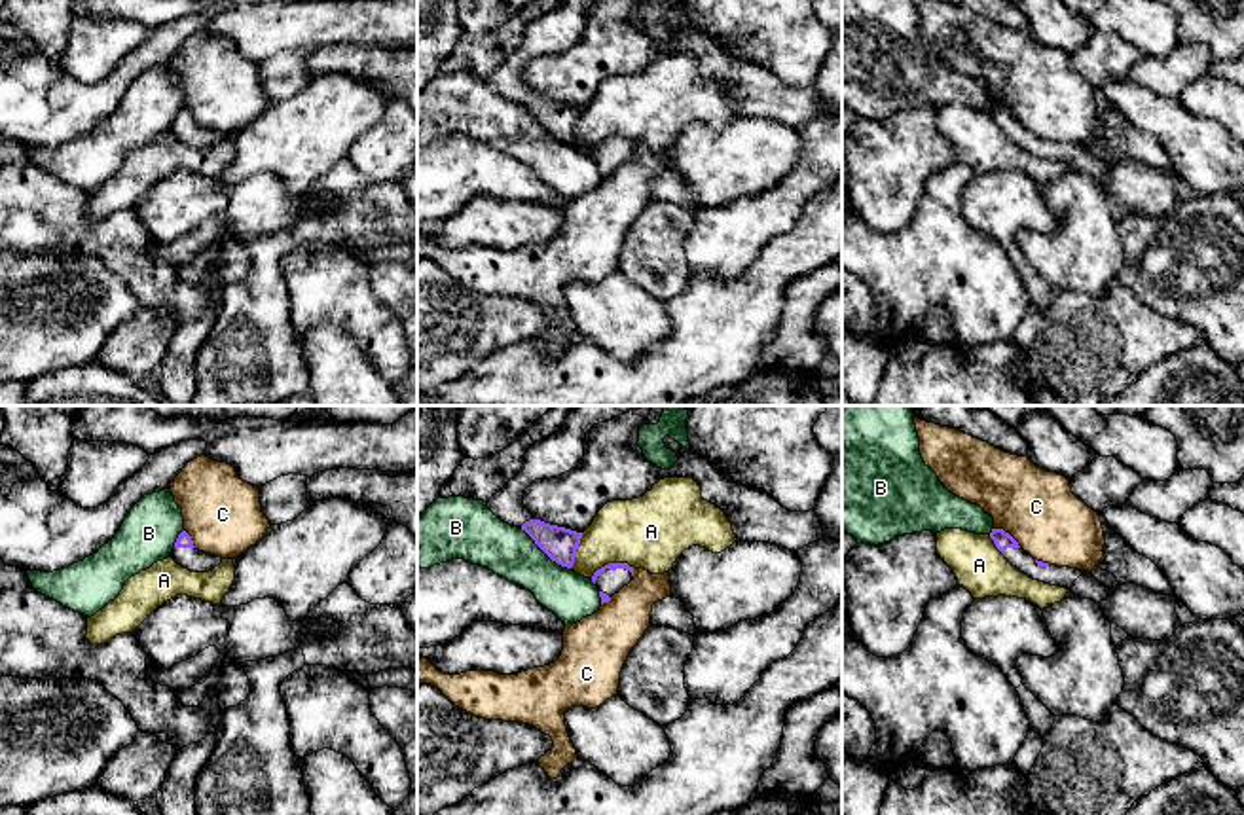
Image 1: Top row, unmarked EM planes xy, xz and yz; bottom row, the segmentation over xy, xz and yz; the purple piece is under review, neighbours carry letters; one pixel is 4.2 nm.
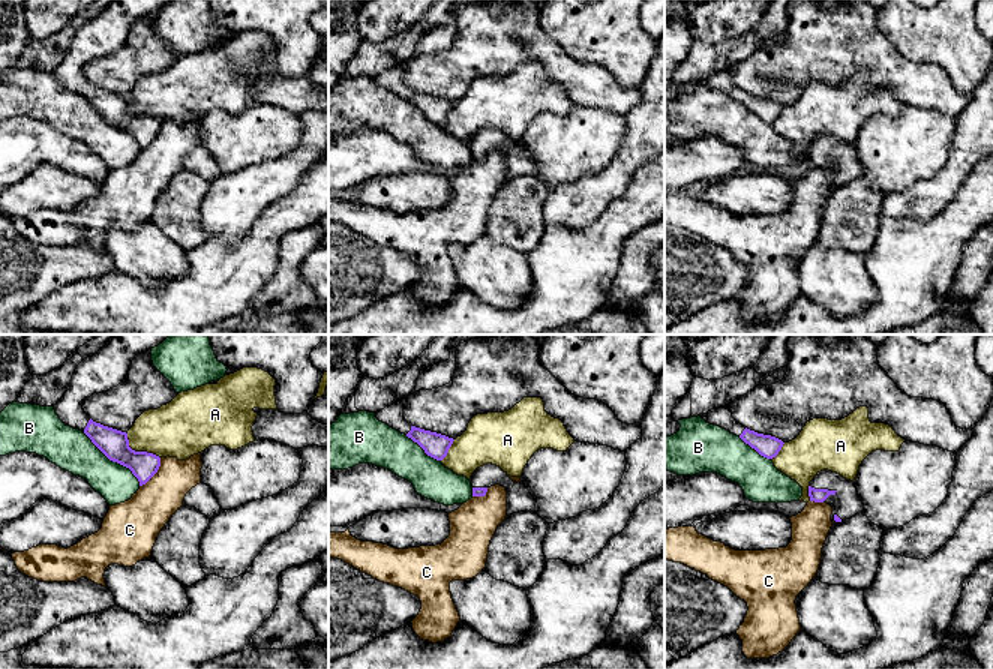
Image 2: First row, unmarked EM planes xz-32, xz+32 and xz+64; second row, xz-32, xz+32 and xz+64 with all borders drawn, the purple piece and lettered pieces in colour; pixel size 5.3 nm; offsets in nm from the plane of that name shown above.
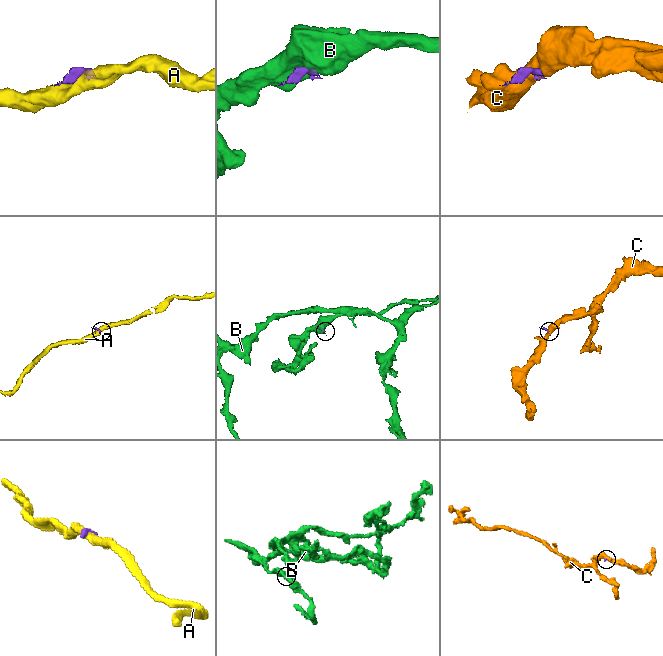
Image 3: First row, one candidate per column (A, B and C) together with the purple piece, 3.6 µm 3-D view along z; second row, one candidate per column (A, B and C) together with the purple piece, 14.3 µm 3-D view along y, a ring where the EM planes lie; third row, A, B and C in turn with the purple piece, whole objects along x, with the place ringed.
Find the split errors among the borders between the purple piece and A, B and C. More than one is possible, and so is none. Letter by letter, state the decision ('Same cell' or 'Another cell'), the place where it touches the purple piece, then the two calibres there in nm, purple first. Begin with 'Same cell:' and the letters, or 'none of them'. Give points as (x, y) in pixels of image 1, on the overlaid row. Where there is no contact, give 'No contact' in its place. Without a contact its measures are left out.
Same cell: none of them
A: Another cell. Touches purple at xz (611, 563). Thickness 30 nm (purple) against 300 nm
B: Another cell. Touches purple at xz (545, 552). Thickness 150 nm (purple) against 220 nm
C: Another cell. Touches purple at yz (1007, 533). Thickness 70 nm (purple) against 320 nm

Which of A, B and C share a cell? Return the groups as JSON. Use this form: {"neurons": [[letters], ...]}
{"neurons": [["A"], ["B"], ["C"]]}

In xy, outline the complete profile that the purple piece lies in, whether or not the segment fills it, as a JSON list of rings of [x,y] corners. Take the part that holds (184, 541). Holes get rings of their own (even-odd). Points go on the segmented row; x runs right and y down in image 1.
[[[186,531],[178,534],[171,557],[192,572],[209,572],[222,563],[222,557],[199,552]]]

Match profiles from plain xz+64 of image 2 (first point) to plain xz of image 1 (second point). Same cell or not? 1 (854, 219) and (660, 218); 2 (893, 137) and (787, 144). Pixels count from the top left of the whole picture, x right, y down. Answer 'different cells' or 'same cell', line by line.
1: same cell
2: same cell

